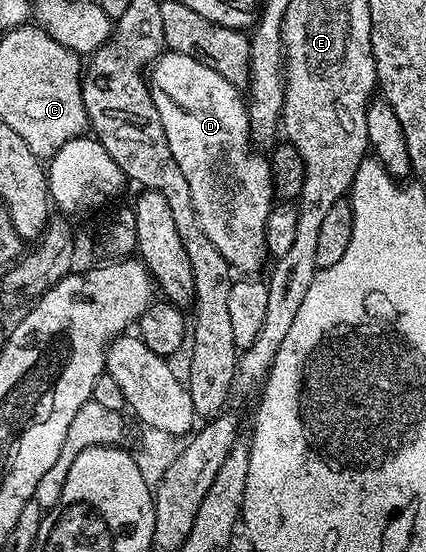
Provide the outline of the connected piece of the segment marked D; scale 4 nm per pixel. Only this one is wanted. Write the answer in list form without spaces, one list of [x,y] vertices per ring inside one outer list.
[[[171,51],[152,62],[146,80],[170,143],[170,155],[190,183],[190,199],[194,199],[202,231],[237,274],[259,274],[264,257],[269,256],[266,227],[274,208],[272,169],[267,156],[252,153],[248,106],[241,90],[208,64]]]

